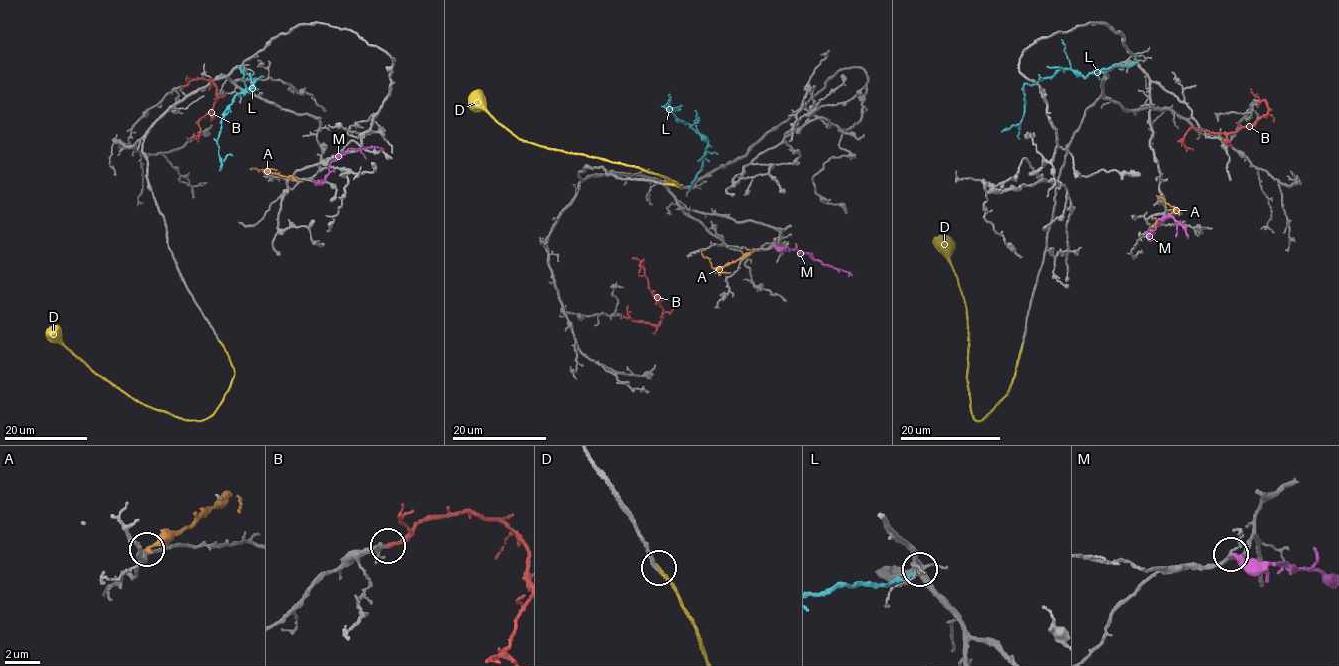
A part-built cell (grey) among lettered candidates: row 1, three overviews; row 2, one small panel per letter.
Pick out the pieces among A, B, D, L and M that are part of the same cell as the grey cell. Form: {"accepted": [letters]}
{"accepted": ["B", "D"]}

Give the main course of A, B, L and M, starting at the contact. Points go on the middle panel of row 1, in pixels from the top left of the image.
A: (752, 250), (715, 268), (700, 249)
B: (623, 317), (655, 324), (662, 319), (663, 309), (650, 290), (643, 261), (638, 273)
L: (689, 188), (701, 169), (708, 143), (688, 123), (676, 120), (670, 98), (665, 106), (667, 110), (682, 106)
M: (772, 245), (802, 251), (825, 265), (848, 272), (848, 276)

